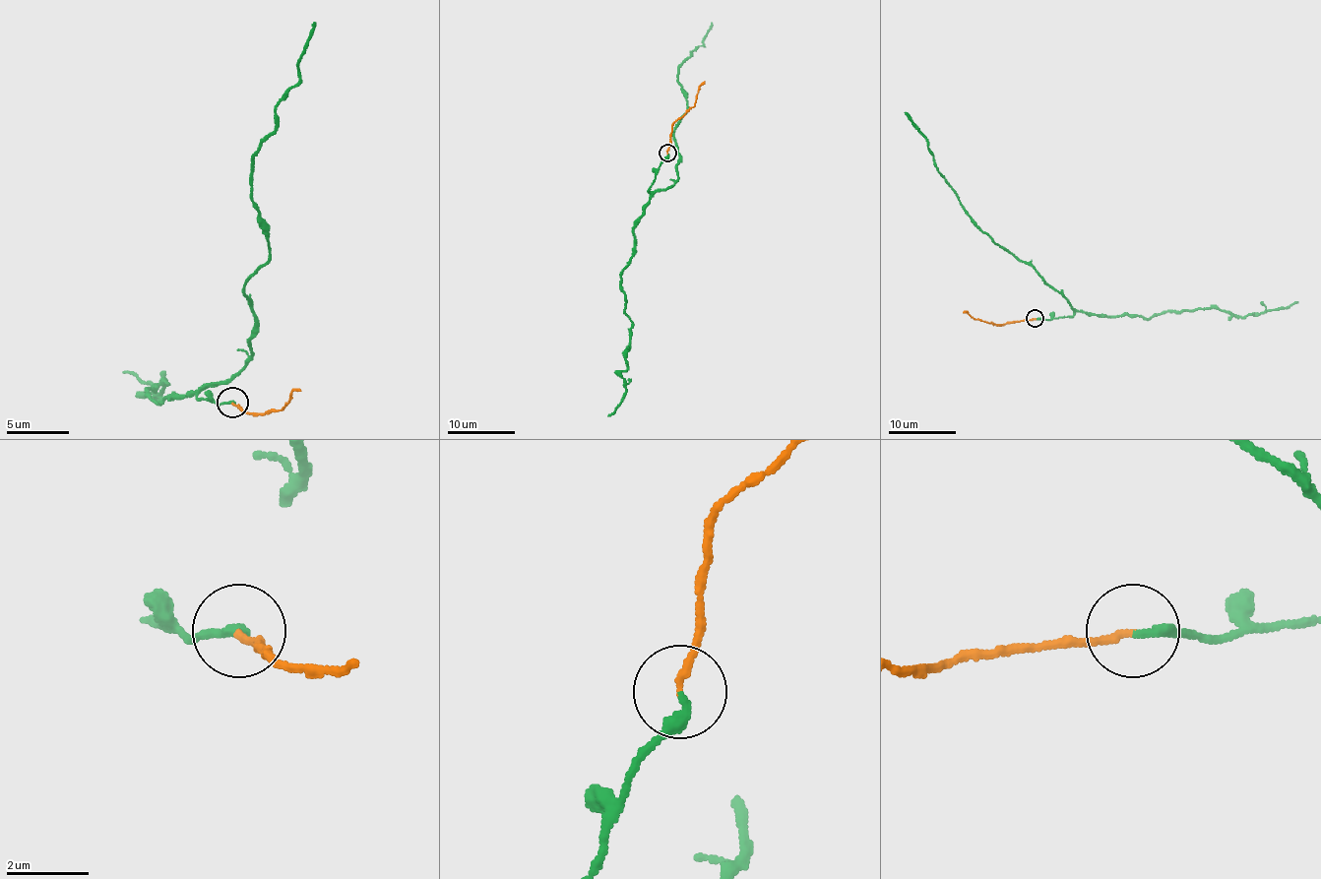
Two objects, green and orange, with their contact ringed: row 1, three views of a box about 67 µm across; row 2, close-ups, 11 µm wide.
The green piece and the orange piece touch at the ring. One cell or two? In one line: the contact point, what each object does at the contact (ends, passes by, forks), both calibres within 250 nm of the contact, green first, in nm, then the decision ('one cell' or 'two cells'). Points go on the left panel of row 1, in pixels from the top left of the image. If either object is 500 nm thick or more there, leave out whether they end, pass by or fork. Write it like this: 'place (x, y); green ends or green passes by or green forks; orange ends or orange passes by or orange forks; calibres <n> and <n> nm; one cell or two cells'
place (232, 402); green ends; orange ends; calibres 240 and 180 nm; one cell

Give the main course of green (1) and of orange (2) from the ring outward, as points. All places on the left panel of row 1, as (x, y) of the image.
1: (233, 403), (196, 394), (230, 381), (252, 359), (245, 284), (267, 260), (252, 160), (298, 81), (314, 22)
2: (233, 403), (245, 412), (280, 412), (288, 397), (301, 391)

